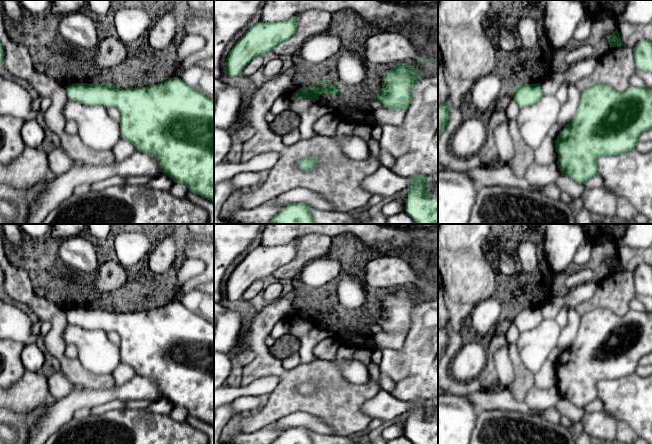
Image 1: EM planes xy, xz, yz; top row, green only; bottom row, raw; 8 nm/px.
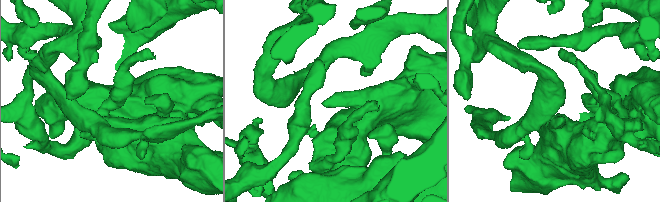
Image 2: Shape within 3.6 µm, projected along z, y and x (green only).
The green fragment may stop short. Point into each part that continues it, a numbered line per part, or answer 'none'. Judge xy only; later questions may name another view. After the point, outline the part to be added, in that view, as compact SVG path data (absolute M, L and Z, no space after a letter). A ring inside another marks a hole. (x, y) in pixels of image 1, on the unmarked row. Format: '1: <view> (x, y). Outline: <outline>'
none

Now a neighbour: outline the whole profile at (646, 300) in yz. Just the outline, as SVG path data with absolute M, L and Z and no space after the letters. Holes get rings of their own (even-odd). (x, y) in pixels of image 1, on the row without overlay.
M640 294L637 298L642 303L643 309L652 312L652 295Z

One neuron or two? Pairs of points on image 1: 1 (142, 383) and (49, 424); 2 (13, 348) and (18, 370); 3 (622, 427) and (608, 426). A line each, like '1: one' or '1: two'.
1: one
2: one
3: two

